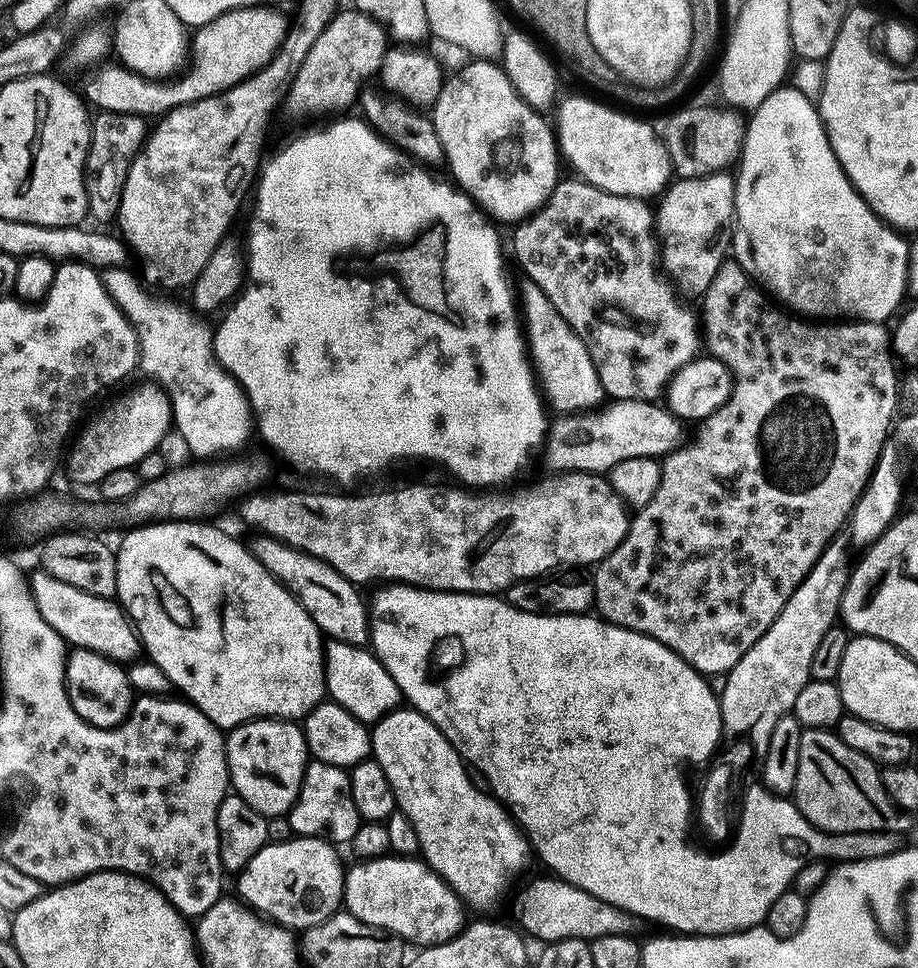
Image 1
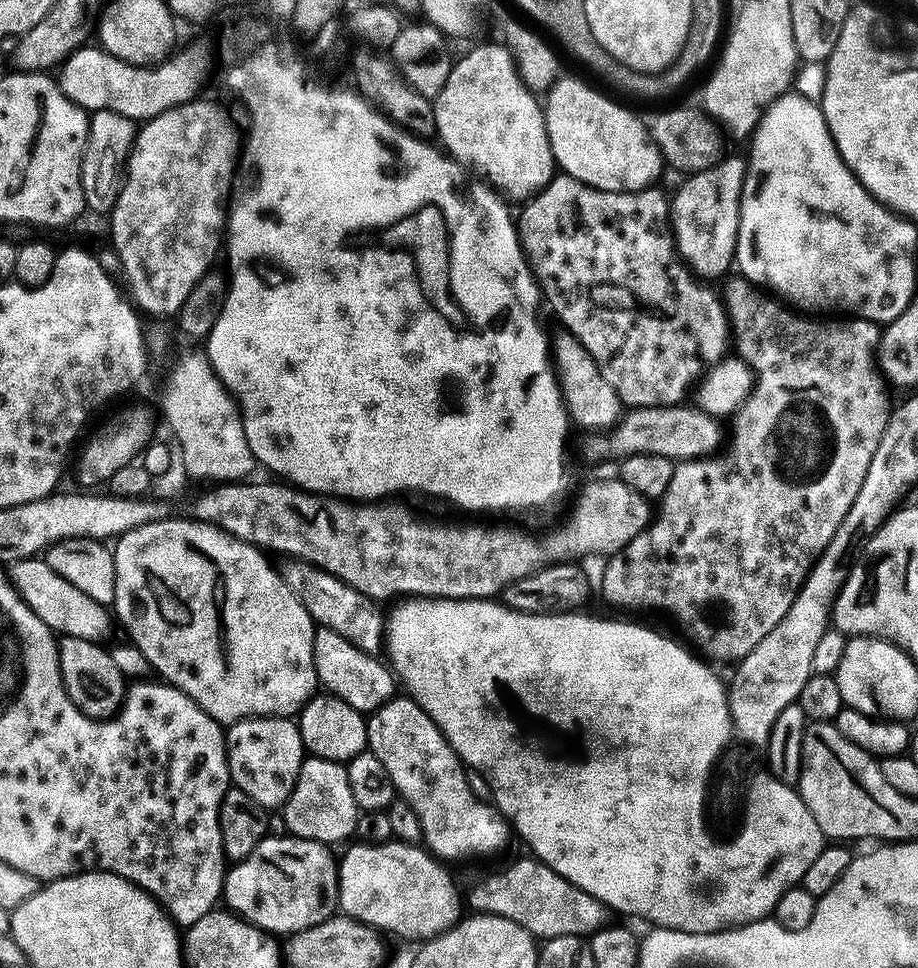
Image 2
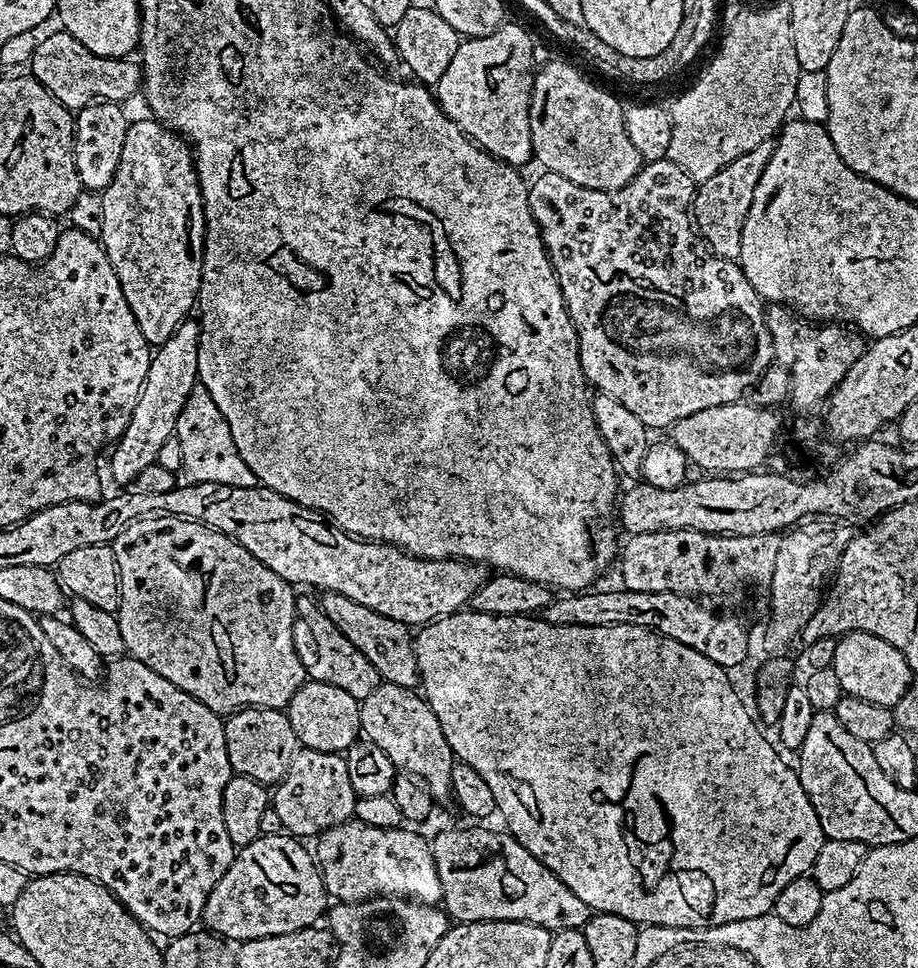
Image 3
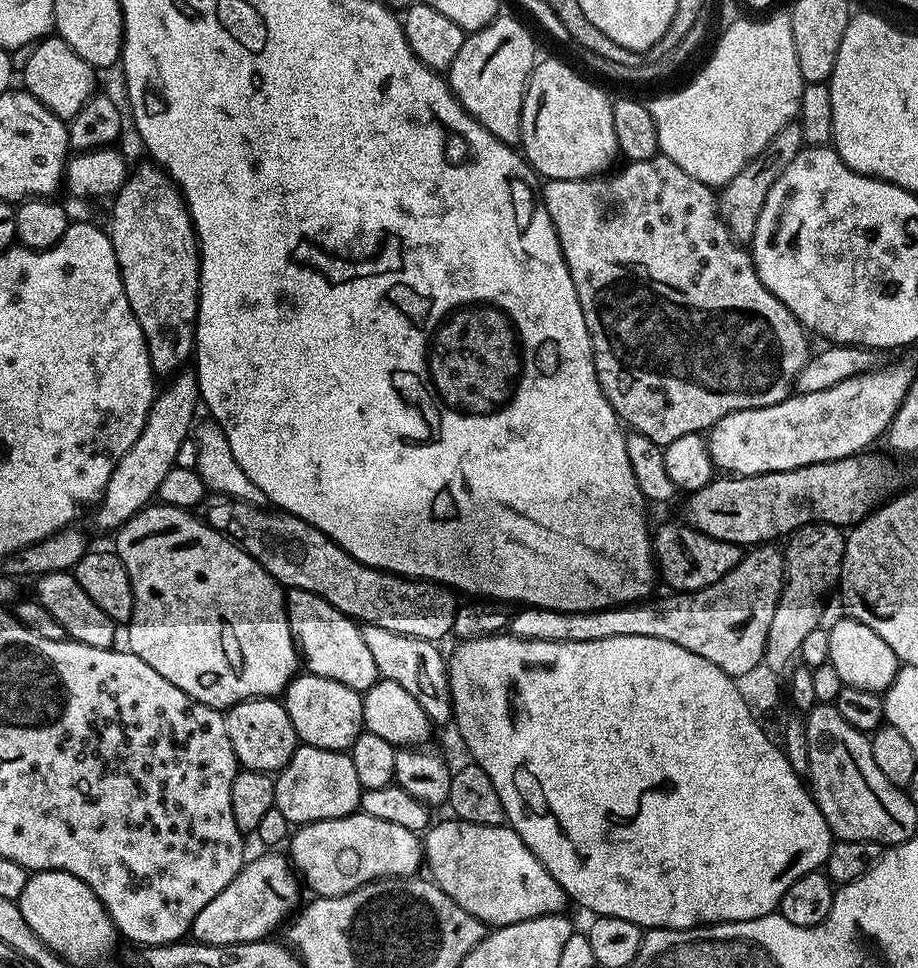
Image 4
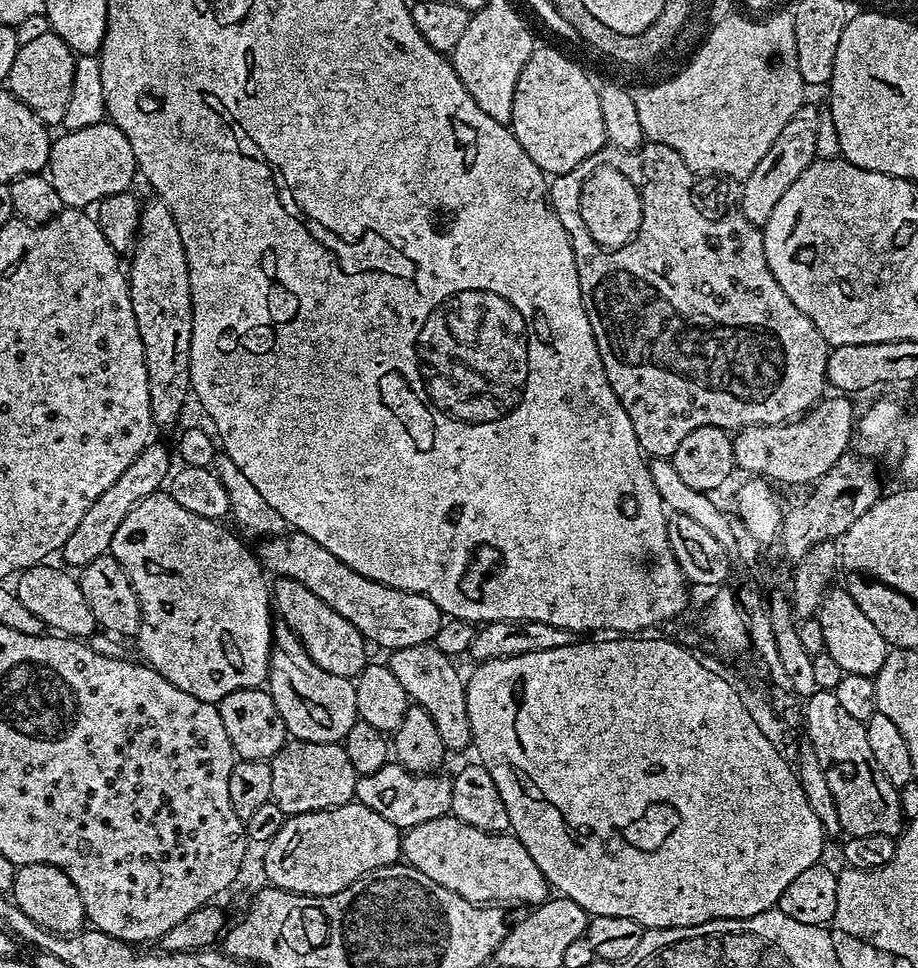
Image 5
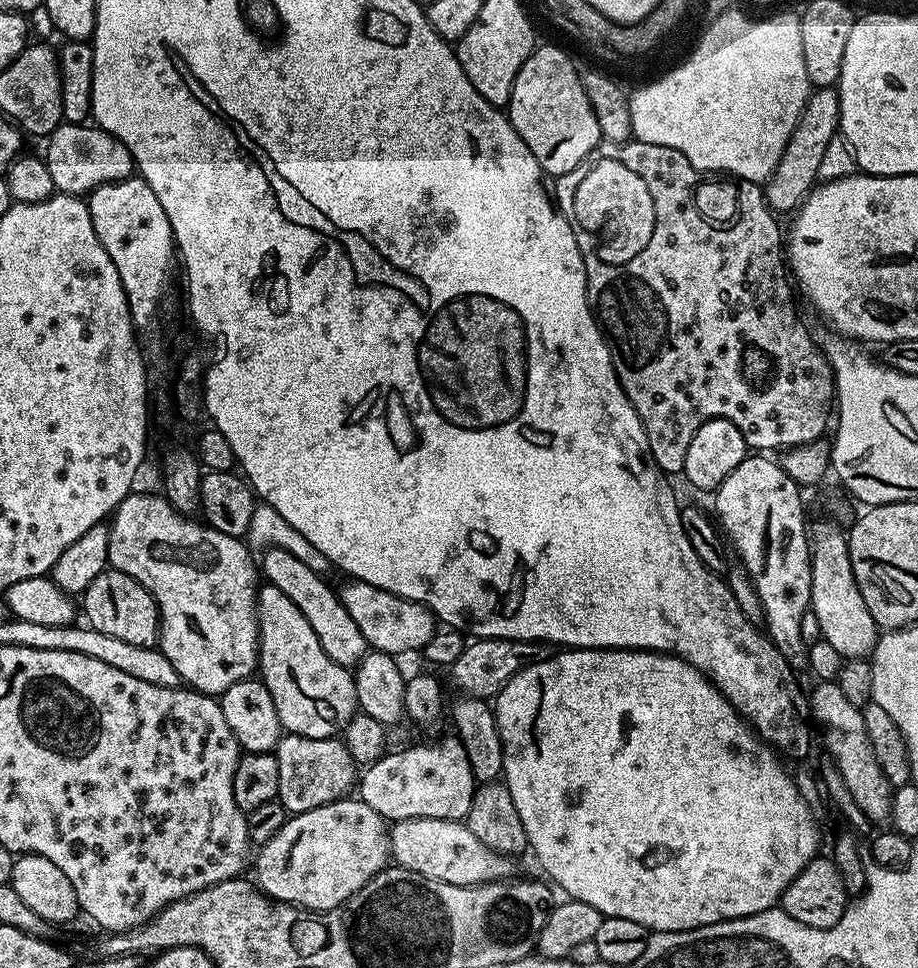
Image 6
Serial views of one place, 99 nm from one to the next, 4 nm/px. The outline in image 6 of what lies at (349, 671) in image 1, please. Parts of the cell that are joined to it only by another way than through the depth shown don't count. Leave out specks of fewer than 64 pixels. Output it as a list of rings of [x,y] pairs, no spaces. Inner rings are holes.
[[[270,548],[263,556],[263,579],[278,586],[278,590],[282,590],[282,594],[286,594],[286,598],[290,598],[290,602],[294,602],[298,610],[302,610],[306,622],[310,622],[310,627],[314,629],[314,634],[318,634],[322,650],[326,650],[326,654],[330,654],[334,662],[349,670],[355,669],[365,652],[369,651],[369,647],[366,638],[362,638],[362,630],[358,630],[358,625],[354,623],[354,618],[346,614],[346,606],[342,606],[337,589],[331,588],[324,576],[310,570],[310,566],[304,565],[298,558],[294,558],[294,554],[288,554],[286,550]]]

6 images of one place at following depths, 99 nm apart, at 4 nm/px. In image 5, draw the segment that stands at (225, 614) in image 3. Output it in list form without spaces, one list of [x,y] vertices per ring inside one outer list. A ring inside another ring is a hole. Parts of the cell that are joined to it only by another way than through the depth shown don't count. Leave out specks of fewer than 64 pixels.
[[[161,490],[152,496],[147,496],[126,518],[122,518],[122,526],[114,534],[114,542],[110,549],[110,555],[116,559],[126,570],[130,582],[140,599],[140,630],[136,633],[135,643],[140,643],[140,652],[143,663],[153,668],[162,678],[169,680],[178,690],[186,690],[186,694],[194,694],[194,698],[206,701],[207,704],[216,704],[222,698],[229,696],[231,692],[246,690],[247,688],[259,688],[268,679],[268,663],[272,658],[272,630],[274,627],[274,609],[270,595],[270,584],[266,577],[257,553],[252,552],[243,544],[235,531],[227,532],[223,523],[207,520],[198,514],[190,514],[190,510],[182,510],[178,502],[167,491]]]

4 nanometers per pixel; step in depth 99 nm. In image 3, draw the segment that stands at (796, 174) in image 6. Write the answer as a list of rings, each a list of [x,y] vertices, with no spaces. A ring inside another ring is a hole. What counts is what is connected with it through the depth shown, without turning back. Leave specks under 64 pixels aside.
[[[763,140],[758,146],[754,146],[754,150],[722,166],[722,170],[714,174],[714,178],[699,181],[696,196],[692,200],[691,213],[699,239],[713,256],[721,256],[723,260],[739,261],[742,230],[746,214],[750,210],[750,202],[754,202],[754,186],[758,186],[758,178],[762,178],[762,170],[766,170],[766,162],[773,147],[772,140]]]

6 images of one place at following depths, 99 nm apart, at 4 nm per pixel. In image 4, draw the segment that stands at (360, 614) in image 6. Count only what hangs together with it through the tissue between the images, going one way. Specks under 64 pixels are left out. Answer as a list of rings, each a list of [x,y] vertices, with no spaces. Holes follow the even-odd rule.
[[[213,495],[203,505],[203,519],[215,532],[227,534],[235,540],[244,551],[252,555],[260,565],[278,581],[285,589],[301,588],[310,590],[339,612],[345,612],[361,625],[373,624],[382,626],[382,630],[394,630],[398,634],[406,634],[414,638],[422,638],[433,642],[451,633],[454,626],[454,614],[458,600],[443,584],[434,584],[431,580],[409,580],[407,576],[396,576],[392,572],[383,572],[377,568],[358,562],[342,546],[335,544],[322,530],[307,524],[302,518],[290,516],[279,510],[269,510],[264,506],[248,504],[244,500],[236,500],[232,496]]]

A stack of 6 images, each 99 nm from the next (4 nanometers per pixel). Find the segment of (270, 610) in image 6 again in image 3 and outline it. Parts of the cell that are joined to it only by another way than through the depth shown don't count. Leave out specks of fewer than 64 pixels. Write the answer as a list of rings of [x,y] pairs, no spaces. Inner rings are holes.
[[[309,679],[296,691],[286,711],[297,741],[306,748],[344,754],[361,735],[360,701],[326,682]]]

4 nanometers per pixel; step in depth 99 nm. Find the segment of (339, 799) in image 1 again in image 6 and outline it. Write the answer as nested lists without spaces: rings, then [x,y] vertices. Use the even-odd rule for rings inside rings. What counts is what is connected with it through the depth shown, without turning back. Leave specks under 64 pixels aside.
[[[284,734],[276,743],[274,755],[278,762],[276,794],[280,805],[288,814],[314,810],[323,804],[347,797],[348,787],[351,784],[353,787],[358,776],[358,765],[350,758],[344,741],[340,738],[323,740]]]

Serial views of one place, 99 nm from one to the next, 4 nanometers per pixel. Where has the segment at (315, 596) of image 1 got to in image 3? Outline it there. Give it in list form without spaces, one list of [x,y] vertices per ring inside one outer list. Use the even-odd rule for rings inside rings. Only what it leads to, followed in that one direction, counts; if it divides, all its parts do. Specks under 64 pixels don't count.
[[[325,591],[321,596],[324,597],[319,597],[318,603],[326,618],[330,618],[330,622],[334,622],[334,626],[338,626],[338,630],[342,630],[346,638],[350,638],[350,643],[358,650],[362,650],[366,658],[370,658],[374,670],[378,670],[383,683],[411,689],[419,685],[418,658],[414,636],[409,625],[380,616],[368,606],[362,606],[360,602],[346,598],[344,594]]]

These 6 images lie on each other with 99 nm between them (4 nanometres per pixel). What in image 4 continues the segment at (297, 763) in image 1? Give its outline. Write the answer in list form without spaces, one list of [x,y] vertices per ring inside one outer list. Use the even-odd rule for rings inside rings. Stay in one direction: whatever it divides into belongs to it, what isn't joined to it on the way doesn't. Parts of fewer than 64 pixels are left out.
[[[276,698],[241,700],[224,712],[226,734],[230,734],[230,746],[234,746],[236,763],[249,772],[275,774],[294,754],[298,737],[283,703]]]

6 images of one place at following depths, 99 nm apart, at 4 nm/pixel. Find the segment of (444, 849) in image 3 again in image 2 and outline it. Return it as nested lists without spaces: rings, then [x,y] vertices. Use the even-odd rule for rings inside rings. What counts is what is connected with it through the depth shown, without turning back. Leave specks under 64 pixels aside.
[[[535,858],[516,860],[505,866],[501,872],[484,876],[472,889],[466,892],[466,904],[480,914],[510,918],[537,938],[553,936],[591,937],[605,927],[609,909],[598,898],[586,894],[552,868],[546,867]]]

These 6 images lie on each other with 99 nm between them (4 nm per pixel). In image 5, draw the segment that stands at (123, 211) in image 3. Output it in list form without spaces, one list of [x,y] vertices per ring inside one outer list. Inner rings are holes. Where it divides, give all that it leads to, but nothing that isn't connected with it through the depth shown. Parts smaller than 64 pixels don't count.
[[[152,198],[140,209],[140,230],[136,233],[136,246],[130,253],[132,269],[127,269],[128,293],[134,306],[134,318],[138,322],[138,334],[142,338],[146,374],[150,386],[150,414],[157,429],[172,428],[184,412],[184,403],[190,400],[190,342],[192,341],[192,295],[190,274],[186,262],[186,250],[182,246],[182,234],[170,214],[170,210],[158,198]]]

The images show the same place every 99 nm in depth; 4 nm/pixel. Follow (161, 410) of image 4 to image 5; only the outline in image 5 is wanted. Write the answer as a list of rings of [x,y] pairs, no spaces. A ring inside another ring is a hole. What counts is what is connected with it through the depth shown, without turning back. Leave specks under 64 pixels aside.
[[[149,443],[140,452],[134,463],[126,468],[126,474],[122,474],[122,478],[118,478],[118,482],[114,482],[114,486],[110,486],[110,490],[106,490],[106,494],[102,494],[102,498],[98,498],[98,502],[94,502],[90,510],[86,510],[86,515],[82,518],[82,522],[78,522],[74,534],[66,538],[62,557],[64,556],[63,563],[69,569],[79,570],[94,562],[99,556],[109,555],[114,534],[118,531],[118,526],[122,526],[122,518],[126,518],[126,514],[130,514],[130,510],[134,510],[138,502],[142,502],[147,496],[152,496],[165,487],[172,468],[170,454],[166,447],[156,443]]]

